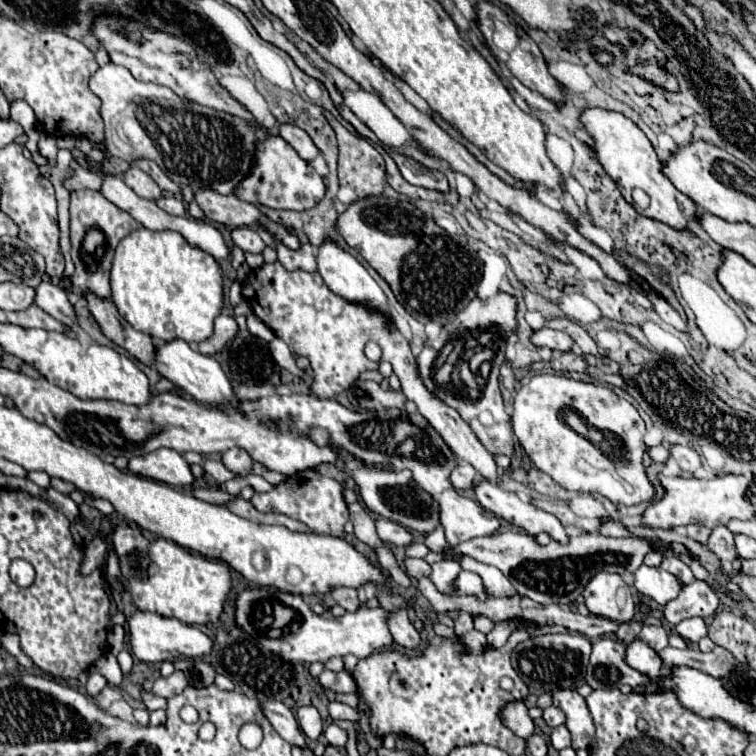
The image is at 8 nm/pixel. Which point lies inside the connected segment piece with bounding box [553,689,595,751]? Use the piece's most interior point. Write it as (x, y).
(579, 722)

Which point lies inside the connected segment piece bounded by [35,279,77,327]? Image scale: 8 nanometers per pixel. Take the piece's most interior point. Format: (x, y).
(51, 298)

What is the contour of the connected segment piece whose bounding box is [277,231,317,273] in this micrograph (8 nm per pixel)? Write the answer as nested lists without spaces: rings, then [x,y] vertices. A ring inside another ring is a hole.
[[[295,231],[297,237],[301,239],[301,249],[299,251],[291,251],[285,245],[281,245],[277,241],[277,255],[279,255],[279,263],[289,269],[289,271],[307,271],[307,273],[315,273],[317,271],[317,263],[315,263],[315,249],[311,247],[311,243],[305,239],[305,235],[301,231]]]

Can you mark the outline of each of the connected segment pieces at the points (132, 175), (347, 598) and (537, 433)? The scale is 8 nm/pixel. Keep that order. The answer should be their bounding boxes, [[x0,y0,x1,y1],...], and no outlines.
[[123,167,163,199],[329,587,359,611],[511,373,655,505]]

